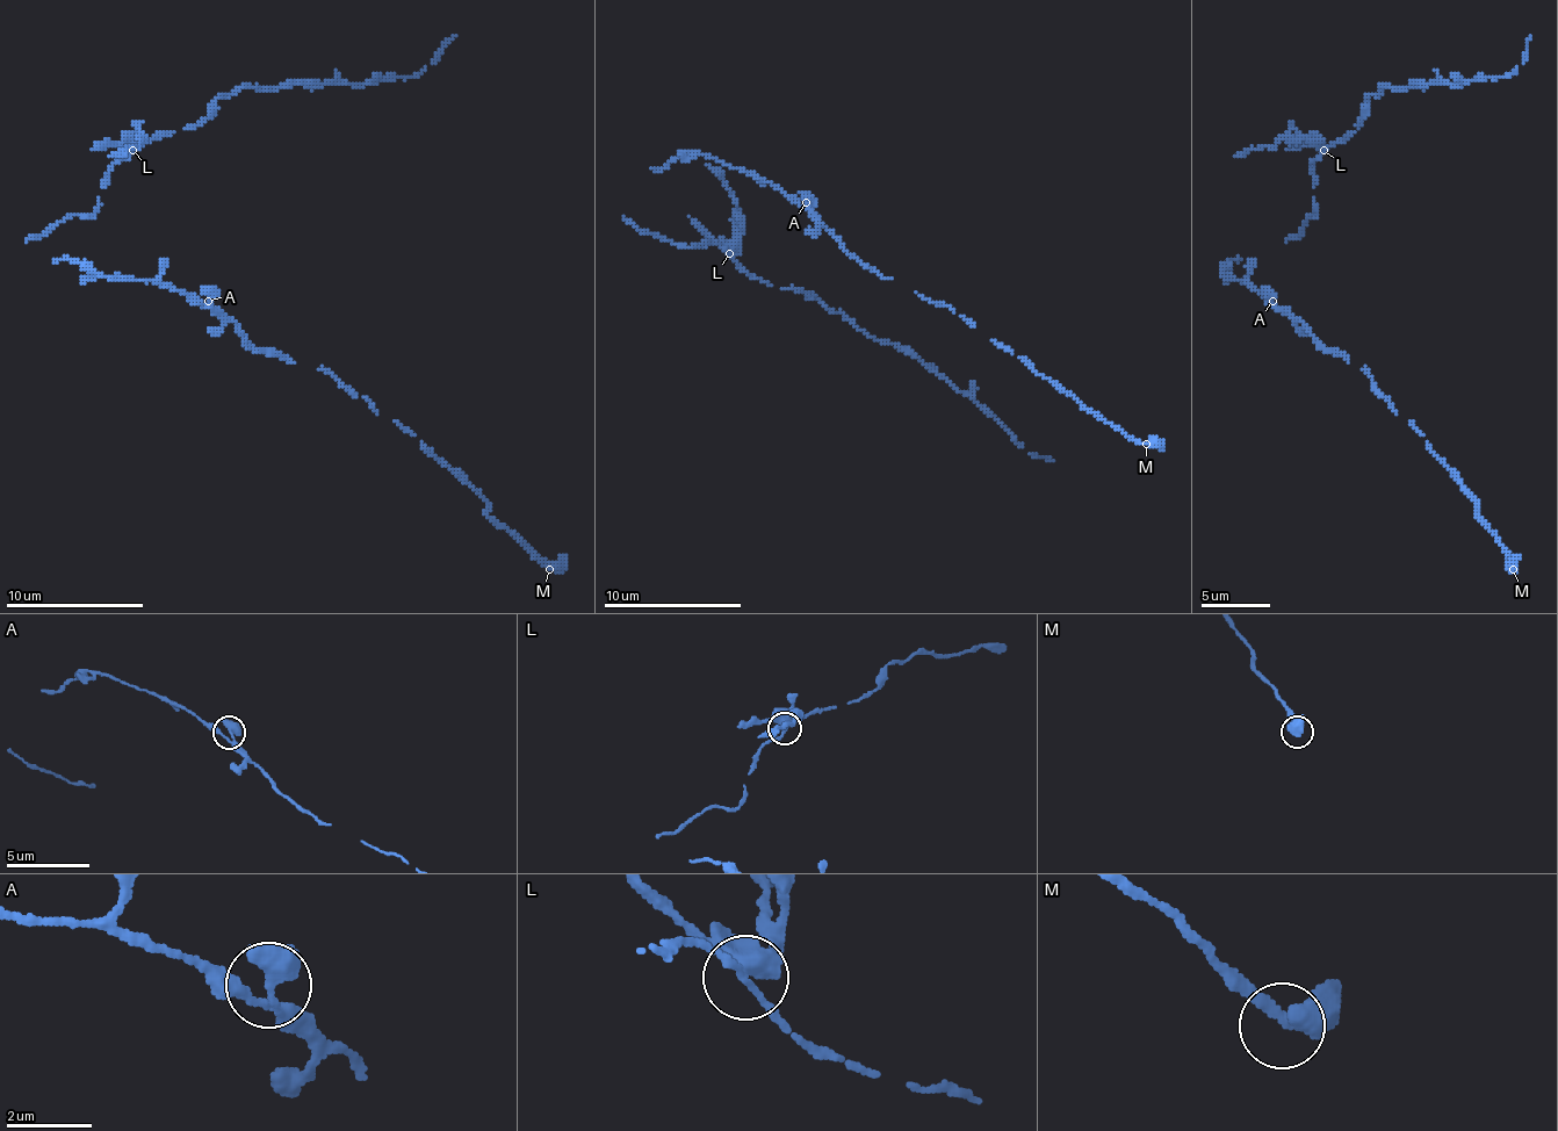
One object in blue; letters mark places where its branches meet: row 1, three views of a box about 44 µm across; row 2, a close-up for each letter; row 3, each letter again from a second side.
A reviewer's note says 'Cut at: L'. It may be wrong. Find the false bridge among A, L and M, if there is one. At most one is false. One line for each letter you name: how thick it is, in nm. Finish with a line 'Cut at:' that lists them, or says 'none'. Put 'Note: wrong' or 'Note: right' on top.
Note: right
L: Thickness 320 nm
Cut at: L

